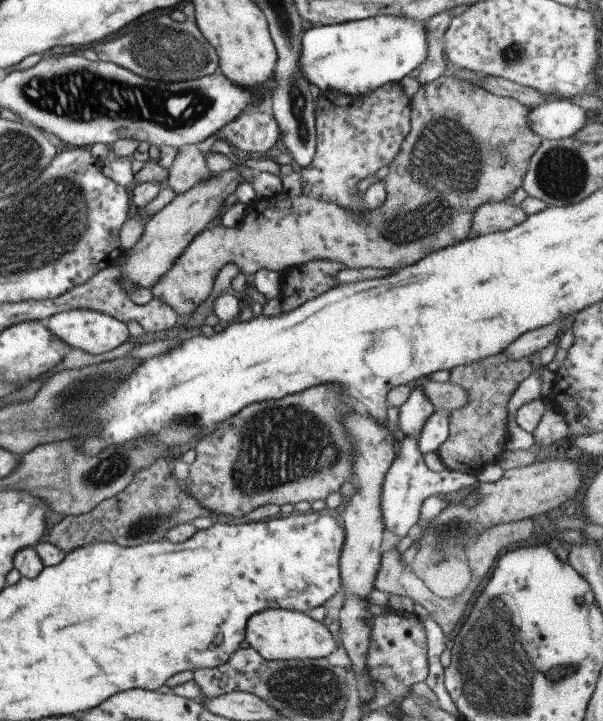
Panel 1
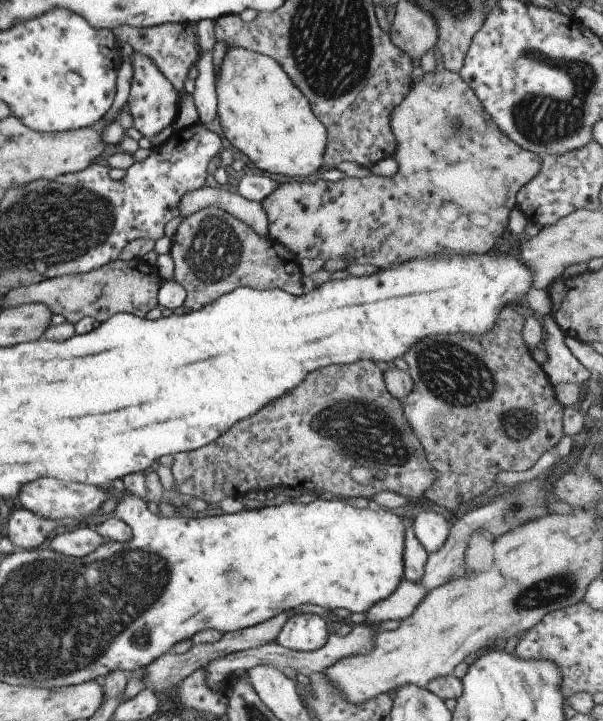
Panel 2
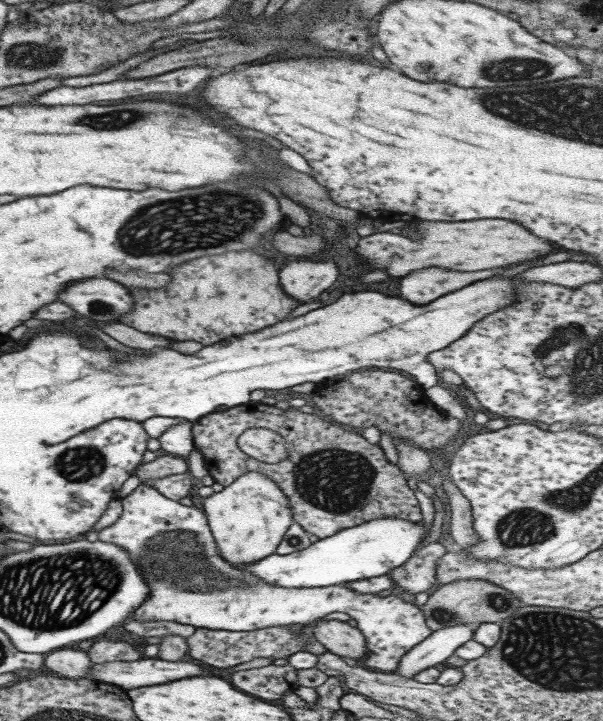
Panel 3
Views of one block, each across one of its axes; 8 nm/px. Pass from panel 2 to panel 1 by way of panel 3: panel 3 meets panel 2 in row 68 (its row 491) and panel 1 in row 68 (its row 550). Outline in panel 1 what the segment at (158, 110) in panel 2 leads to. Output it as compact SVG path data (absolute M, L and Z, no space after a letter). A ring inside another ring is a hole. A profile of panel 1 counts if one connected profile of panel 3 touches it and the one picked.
M153 12L153 18L151 14L145 14L133 20L133 24L127 24L123 28L123 34L119 38L97 42L93 44L93 50L99 60L109 60L136 75L154 81L186 81L210 75L218 68L216 52L196 24L189 20L185 20L183 24L177 24L177 22L171 22L167 14L159 14L159 12Z

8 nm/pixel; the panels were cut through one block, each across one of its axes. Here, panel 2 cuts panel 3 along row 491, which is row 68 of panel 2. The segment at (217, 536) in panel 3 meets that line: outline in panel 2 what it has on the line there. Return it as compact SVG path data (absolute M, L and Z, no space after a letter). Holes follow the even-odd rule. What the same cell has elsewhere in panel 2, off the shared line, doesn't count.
M233 46L226 51L217 74L213 72L216 112L225 139L261 172L307 178L323 162L326 130L315 118L307 99L273 58Z

